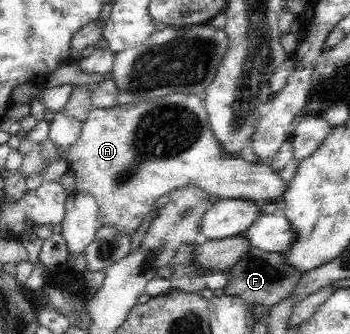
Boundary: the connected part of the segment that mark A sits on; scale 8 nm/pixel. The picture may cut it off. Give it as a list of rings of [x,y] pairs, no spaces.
[[[180,92],[160,99],[145,99],[129,106],[96,108],[87,114],[79,138],[69,148],[66,163],[75,172],[76,190],[92,194],[97,201],[98,226],[116,226],[126,232],[139,228],[143,218],[154,208],[155,201],[171,191],[193,186],[220,199],[245,199],[261,204],[272,199],[279,211],[284,208],[284,192],[288,185],[279,172],[269,165],[247,162],[235,153],[227,153],[209,125],[204,101],[195,94]]]

